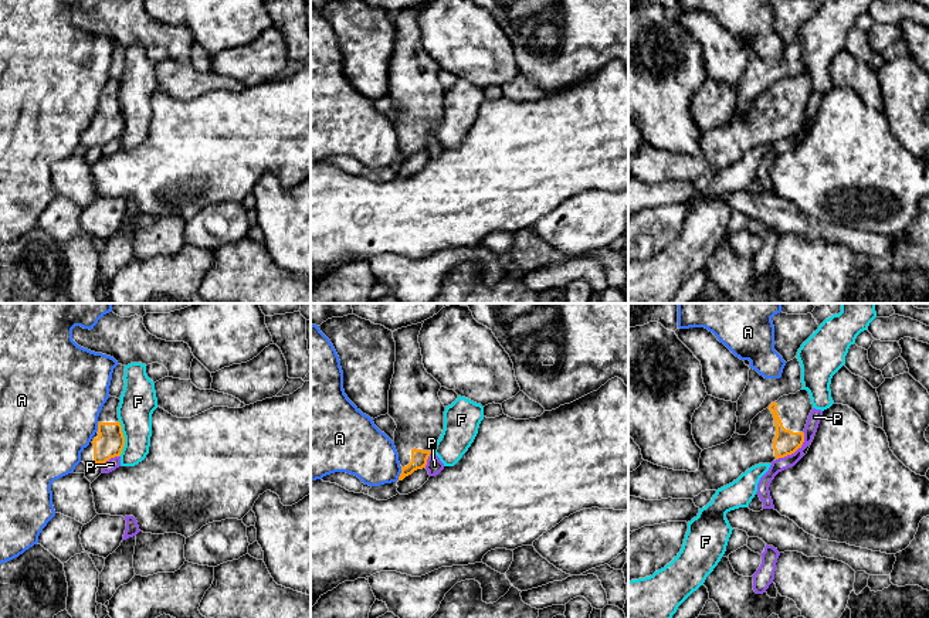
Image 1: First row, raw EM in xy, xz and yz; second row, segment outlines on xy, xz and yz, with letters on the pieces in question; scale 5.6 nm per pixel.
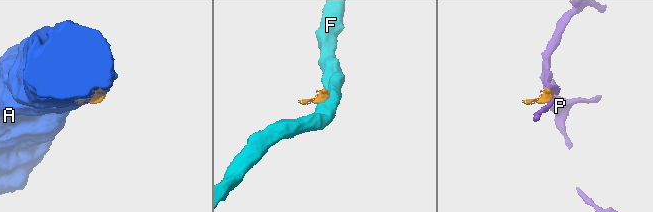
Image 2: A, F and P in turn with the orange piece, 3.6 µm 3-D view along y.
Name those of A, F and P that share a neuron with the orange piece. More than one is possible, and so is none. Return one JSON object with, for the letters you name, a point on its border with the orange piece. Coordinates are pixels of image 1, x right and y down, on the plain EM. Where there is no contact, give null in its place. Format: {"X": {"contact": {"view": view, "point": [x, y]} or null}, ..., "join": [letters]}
{"join": []}

